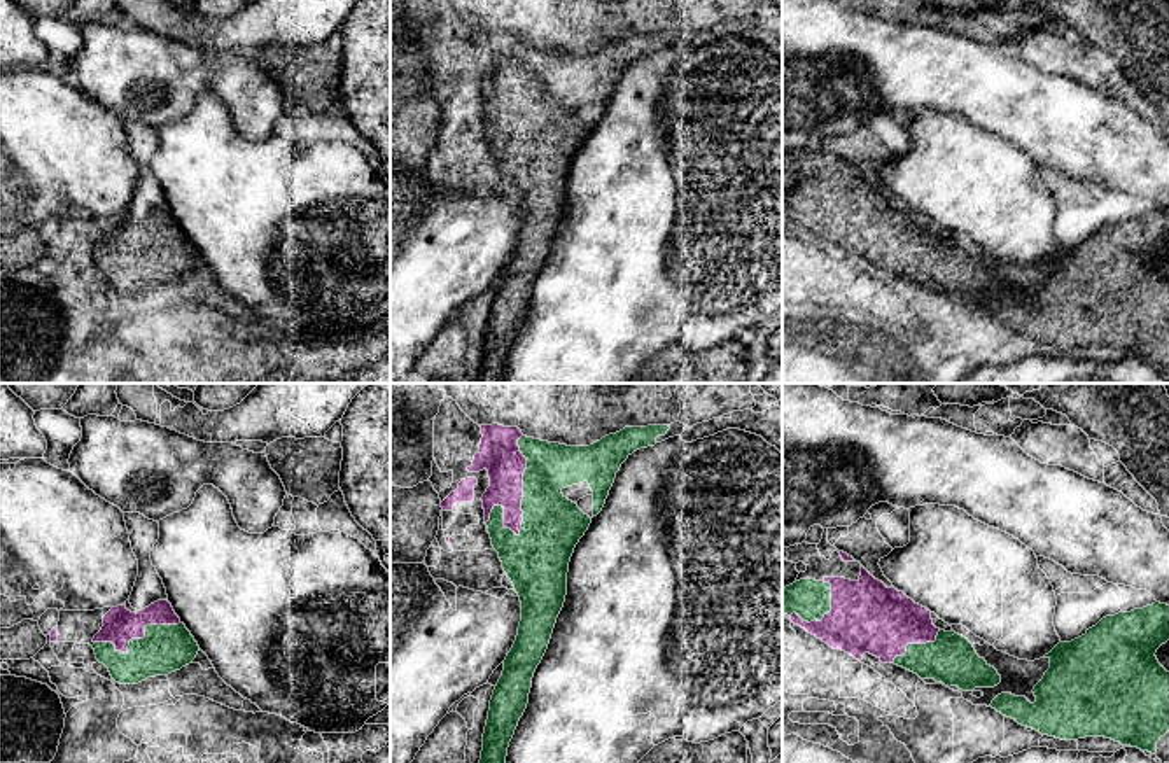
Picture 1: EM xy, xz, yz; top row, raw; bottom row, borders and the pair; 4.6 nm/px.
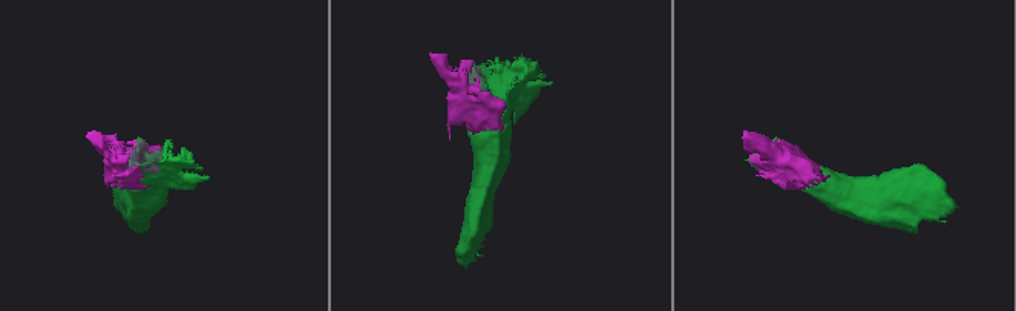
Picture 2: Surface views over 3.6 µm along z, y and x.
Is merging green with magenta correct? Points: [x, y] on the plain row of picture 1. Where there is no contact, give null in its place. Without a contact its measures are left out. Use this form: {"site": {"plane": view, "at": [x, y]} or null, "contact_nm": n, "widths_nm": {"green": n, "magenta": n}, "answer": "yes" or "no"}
{"site": {"plane": "xz", "at": [524, 123]}, "contact_nm": 480, "widths_nm": {"green": 280, "magenta": 180}, "answer": "yes"}

